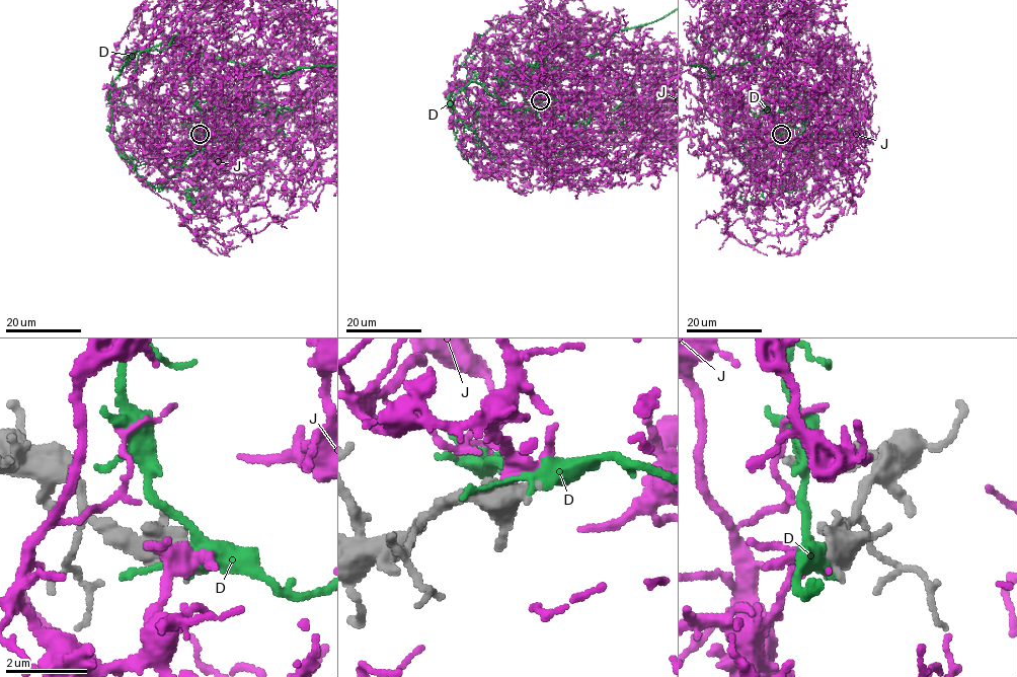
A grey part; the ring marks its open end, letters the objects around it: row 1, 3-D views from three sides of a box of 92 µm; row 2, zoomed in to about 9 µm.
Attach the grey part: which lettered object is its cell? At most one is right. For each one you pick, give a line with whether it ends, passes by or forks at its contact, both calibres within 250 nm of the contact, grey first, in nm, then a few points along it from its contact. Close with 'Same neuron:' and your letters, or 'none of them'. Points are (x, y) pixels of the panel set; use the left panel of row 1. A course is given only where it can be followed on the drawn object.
J: It forks there. Thickness 550 nm (grey) against 300 nm
Same neuron: J

